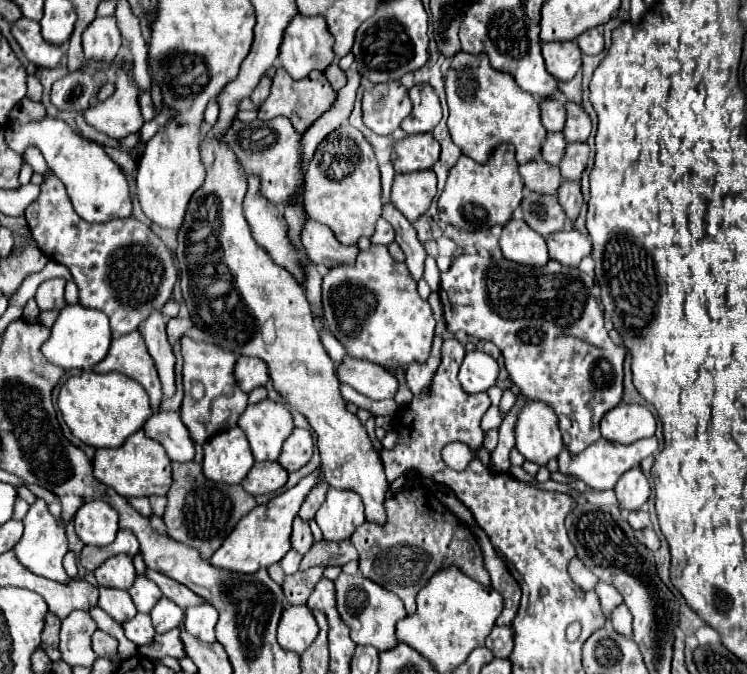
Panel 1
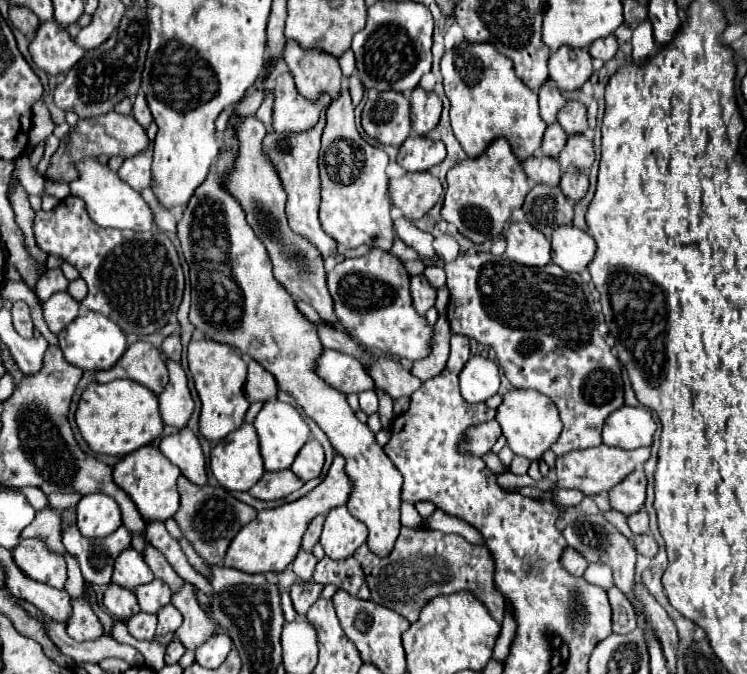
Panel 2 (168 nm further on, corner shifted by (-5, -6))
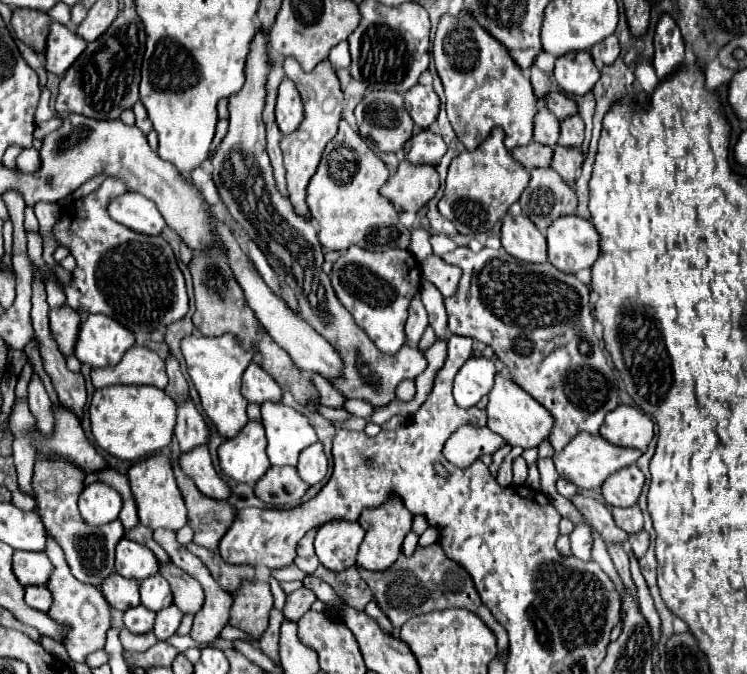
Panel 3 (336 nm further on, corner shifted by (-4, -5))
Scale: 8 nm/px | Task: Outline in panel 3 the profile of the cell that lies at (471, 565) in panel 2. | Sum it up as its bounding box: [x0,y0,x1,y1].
[356,542,508,652]

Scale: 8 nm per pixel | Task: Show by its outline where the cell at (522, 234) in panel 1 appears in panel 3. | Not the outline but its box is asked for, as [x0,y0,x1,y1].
[502,214,546,262]

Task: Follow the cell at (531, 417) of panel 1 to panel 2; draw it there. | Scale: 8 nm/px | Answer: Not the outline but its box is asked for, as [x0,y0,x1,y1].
[495,389,561,461]

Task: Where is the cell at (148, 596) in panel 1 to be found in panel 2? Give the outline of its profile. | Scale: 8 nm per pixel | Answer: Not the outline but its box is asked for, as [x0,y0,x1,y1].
[135,579,171,613]

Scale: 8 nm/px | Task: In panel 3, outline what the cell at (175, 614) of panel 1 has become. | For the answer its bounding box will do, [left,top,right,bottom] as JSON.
[154,604,184,640]

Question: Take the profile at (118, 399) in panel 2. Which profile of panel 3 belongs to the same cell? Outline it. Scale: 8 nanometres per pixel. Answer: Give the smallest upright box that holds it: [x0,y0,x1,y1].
[90,386,176,460]

